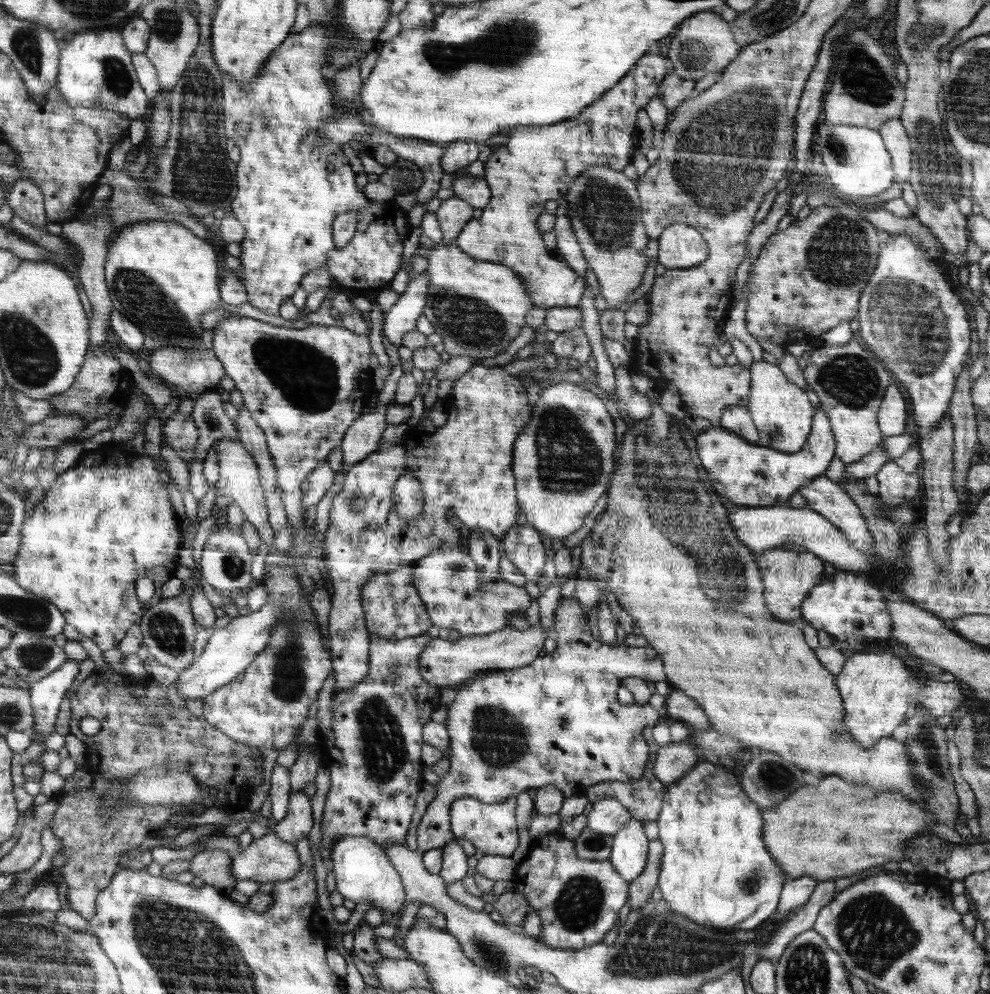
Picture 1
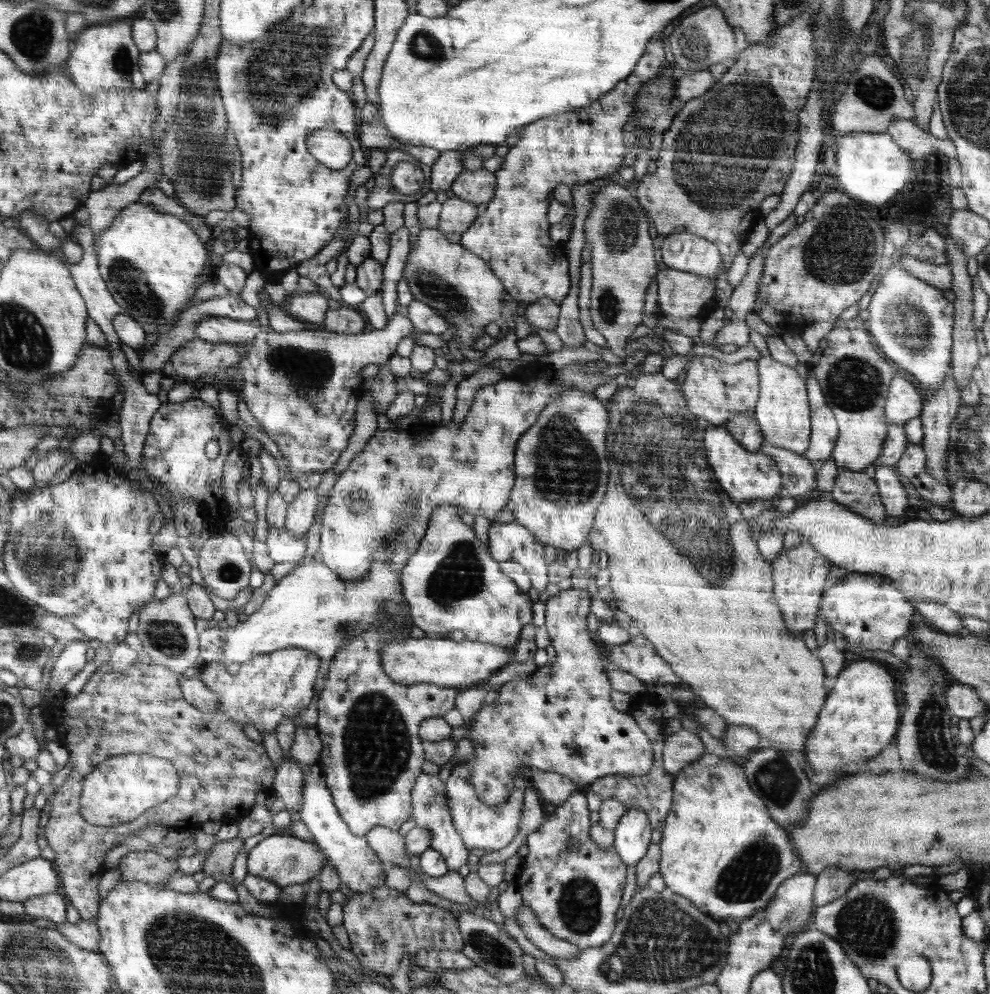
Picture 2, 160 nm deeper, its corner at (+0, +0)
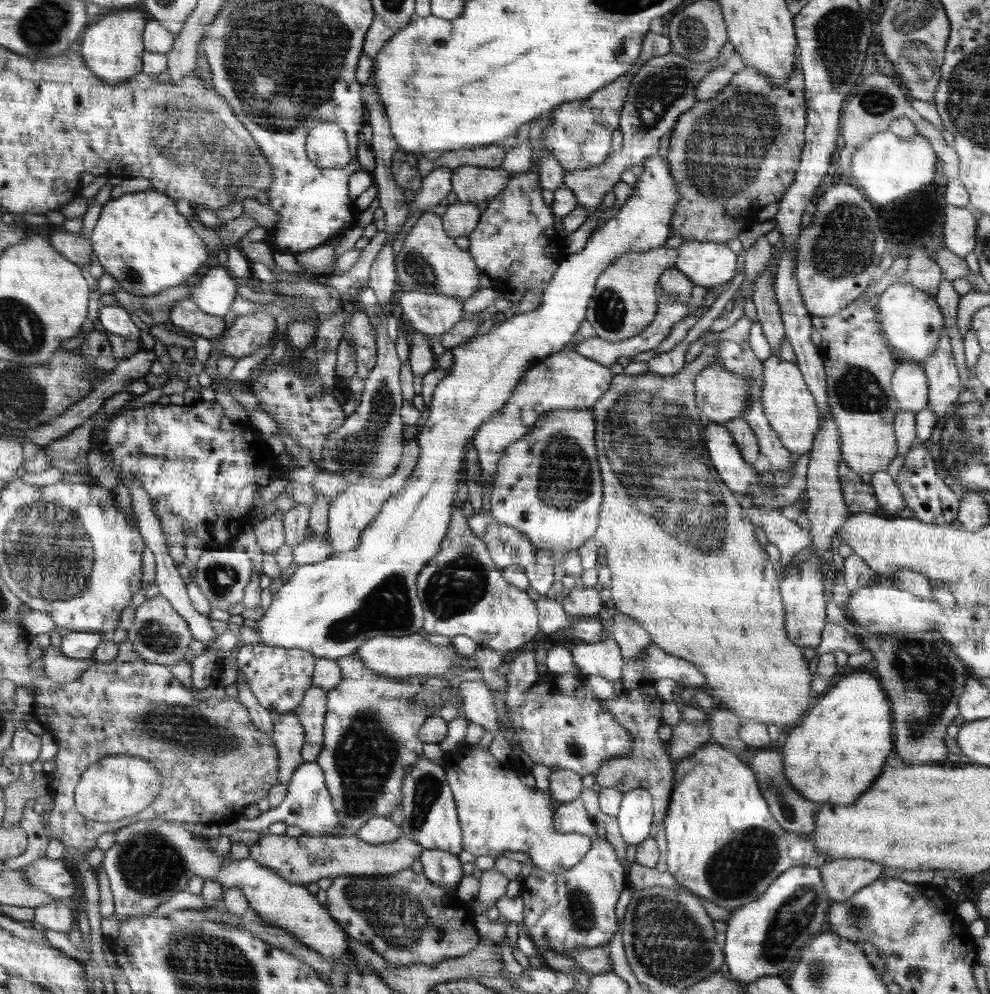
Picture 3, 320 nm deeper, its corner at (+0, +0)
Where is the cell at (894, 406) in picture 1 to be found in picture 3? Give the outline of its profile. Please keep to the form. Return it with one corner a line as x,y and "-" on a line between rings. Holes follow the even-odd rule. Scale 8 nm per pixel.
903,358
892,386
900,411
918,412
928,404
928,377
922,364

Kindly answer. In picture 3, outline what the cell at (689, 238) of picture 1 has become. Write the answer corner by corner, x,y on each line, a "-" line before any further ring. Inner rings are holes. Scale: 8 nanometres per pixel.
684,240
678,250
679,260
674,268
683,272
691,284
708,289
724,285
735,276
737,255
725,244

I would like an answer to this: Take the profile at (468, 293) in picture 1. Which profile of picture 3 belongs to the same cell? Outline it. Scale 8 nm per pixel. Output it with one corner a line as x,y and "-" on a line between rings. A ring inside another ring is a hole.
423,210
409,223
404,244
395,257
397,278
410,290
439,292
458,297
464,304
478,288
478,269
473,256
460,249
444,230
443,219
432,210

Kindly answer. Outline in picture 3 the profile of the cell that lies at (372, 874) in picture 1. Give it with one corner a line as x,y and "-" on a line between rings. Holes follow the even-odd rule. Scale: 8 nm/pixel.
316,761
303,762
300,766
297,766
296,770
293,770
292,778
287,785
287,793
284,800
277,807
272,807
268,809
267,812
262,812
262,814
260,814
258,818
254,818
254,820
244,820
245,817
243,816
242,820
239,820
240,828
249,831
267,831
270,824
274,824
274,822
284,822
287,826
297,826
310,835
330,835
330,832
338,827
342,827
340,819
338,819
338,815
336,815
335,806
332,804
331,794
328,792
323,770
318,766

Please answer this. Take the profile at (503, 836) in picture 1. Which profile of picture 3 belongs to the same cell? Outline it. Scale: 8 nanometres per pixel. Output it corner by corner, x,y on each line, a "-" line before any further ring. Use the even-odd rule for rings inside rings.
466,742
448,752
444,759
445,775
453,792
458,818
462,826
462,846
474,856
492,856
498,858
502,852
526,852
535,867
558,874
578,865
583,857
590,852
594,841
583,837
578,832
559,833
554,824
557,805
549,793
544,793
536,787
530,788
522,782
524,773
529,771
522,767
521,762
511,759
498,761
490,751
480,749
477,745

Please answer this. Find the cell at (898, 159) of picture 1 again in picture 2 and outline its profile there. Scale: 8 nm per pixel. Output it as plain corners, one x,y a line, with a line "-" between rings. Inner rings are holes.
910,120
893,121
886,133
891,135
891,138
909,154
911,159
940,155
943,158
949,157
957,161
957,152
950,138
938,140
931,134
926,134
924,130
920,130

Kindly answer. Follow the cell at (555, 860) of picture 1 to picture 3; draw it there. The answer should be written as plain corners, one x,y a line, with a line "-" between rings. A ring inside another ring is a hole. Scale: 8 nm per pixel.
578,798
558,804
554,817
554,824
559,833
578,832
585,838
594,841
590,852
583,857
578,865
574,865
568,870
558,874
548,873
534,866
528,877
521,881
519,895
524,899
523,924
529,932
529,939
534,948
542,955
544,950
553,950
556,954
562,954
565,957
575,948
596,948
607,946
610,938
614,936
618,928
616,920
616,902
620,892
626,886
626,874
622,864
618,862
618,856
614,854
614,848
597,834
595,822
588,816
583,802

